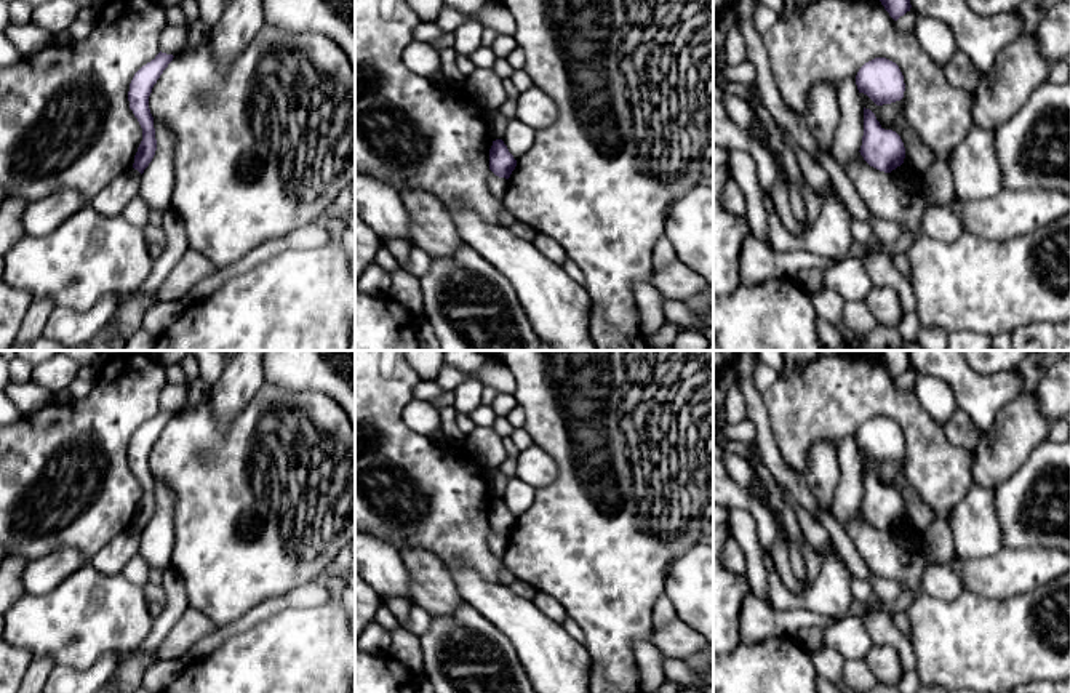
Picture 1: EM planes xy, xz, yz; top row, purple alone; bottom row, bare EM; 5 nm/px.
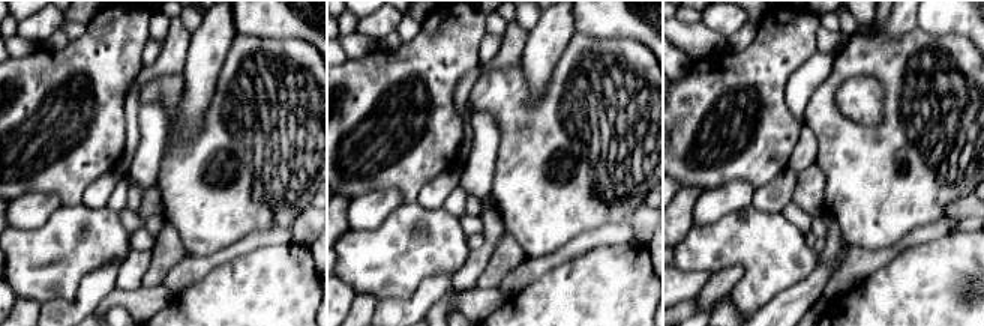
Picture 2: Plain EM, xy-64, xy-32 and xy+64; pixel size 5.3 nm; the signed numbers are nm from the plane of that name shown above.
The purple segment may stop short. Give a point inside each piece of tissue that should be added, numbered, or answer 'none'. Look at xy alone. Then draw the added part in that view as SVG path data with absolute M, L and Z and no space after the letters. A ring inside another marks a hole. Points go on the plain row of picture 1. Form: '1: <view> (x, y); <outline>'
none

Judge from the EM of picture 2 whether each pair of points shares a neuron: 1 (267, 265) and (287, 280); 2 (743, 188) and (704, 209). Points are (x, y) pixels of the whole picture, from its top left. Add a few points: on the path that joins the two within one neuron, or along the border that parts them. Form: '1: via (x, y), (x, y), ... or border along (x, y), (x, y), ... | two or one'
1: via (272, 269), (282, 280) | one
2: via (734, 196), (713, 205) | one

